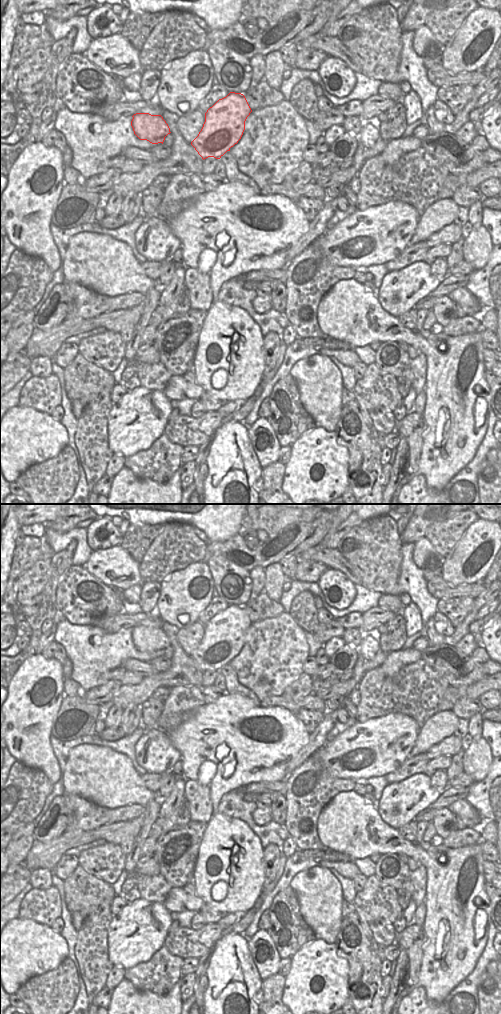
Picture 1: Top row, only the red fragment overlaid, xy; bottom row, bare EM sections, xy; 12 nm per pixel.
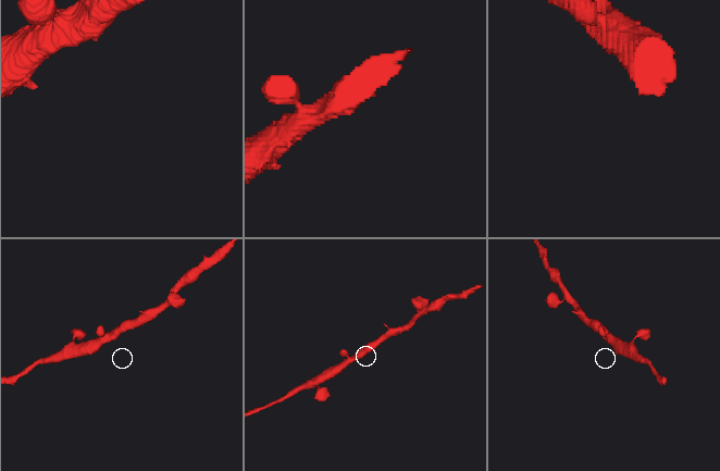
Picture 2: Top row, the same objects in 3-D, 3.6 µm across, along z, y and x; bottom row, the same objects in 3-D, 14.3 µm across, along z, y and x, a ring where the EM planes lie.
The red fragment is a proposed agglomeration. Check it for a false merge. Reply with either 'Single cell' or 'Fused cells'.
Single cell.

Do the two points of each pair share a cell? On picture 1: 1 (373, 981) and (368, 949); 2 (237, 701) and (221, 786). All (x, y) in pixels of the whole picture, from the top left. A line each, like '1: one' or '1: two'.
1: one
2: one

